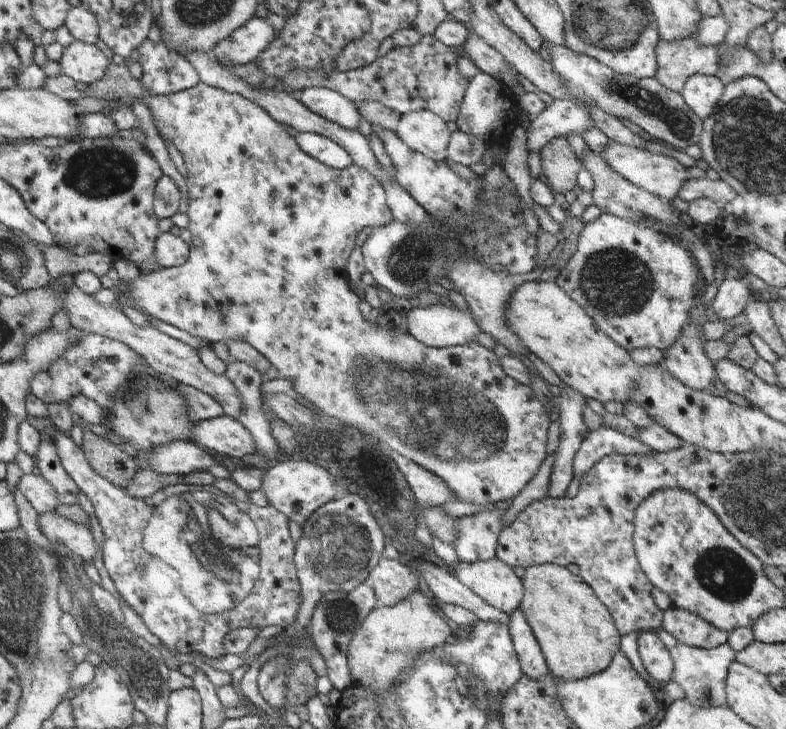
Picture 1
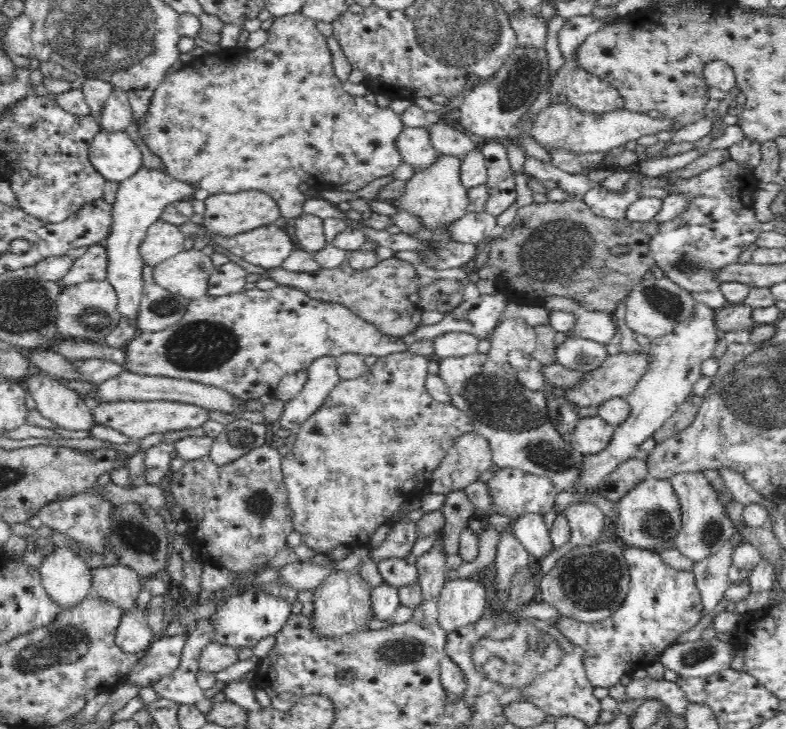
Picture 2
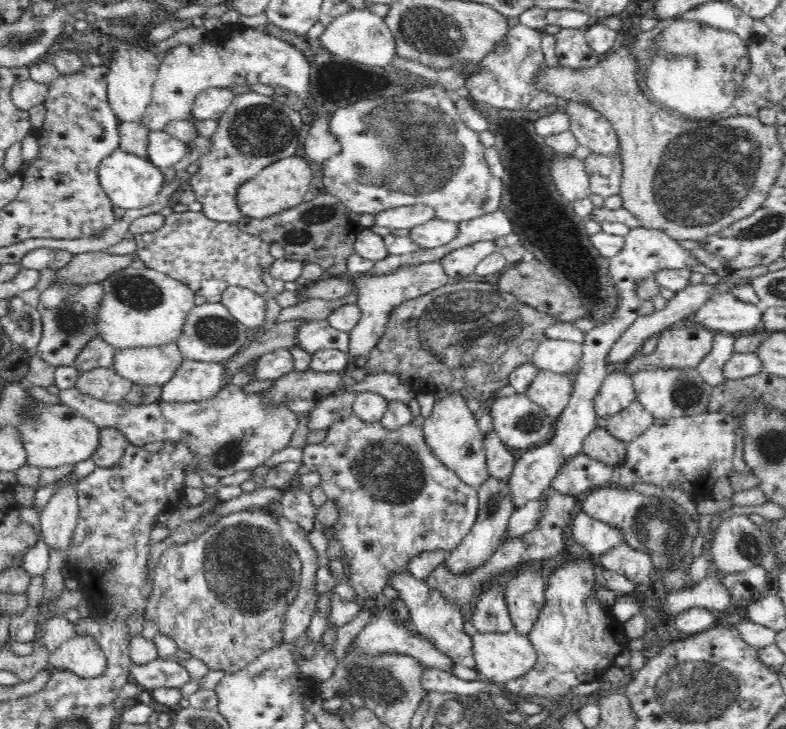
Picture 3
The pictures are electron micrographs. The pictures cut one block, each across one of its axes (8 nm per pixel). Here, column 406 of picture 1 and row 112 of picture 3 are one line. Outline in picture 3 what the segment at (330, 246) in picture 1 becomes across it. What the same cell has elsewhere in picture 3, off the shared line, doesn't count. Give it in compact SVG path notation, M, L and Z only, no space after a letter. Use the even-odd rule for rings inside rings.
M426 82L410 88L402 96L352 103L334 111L330 128L342 150L324 162L322 184L325 192L338 199L348 211L376 216L392 208L426 205L434 209L434 219L460 224L504 208L500 206L504 202L502 180L490 171L480 136L464 125L442 85Z

